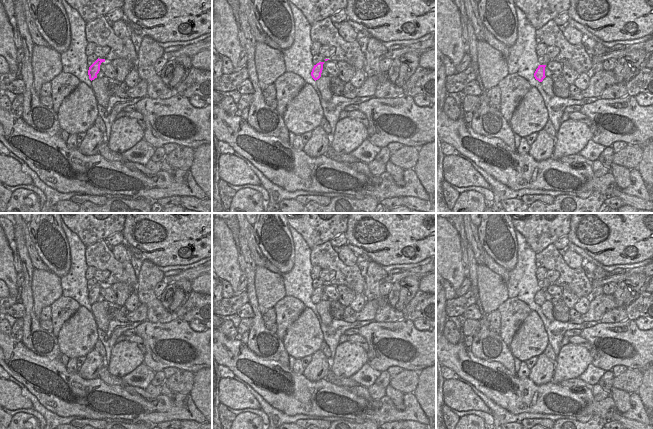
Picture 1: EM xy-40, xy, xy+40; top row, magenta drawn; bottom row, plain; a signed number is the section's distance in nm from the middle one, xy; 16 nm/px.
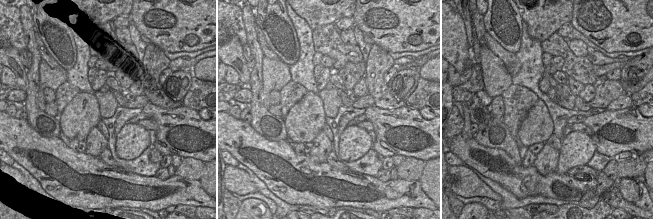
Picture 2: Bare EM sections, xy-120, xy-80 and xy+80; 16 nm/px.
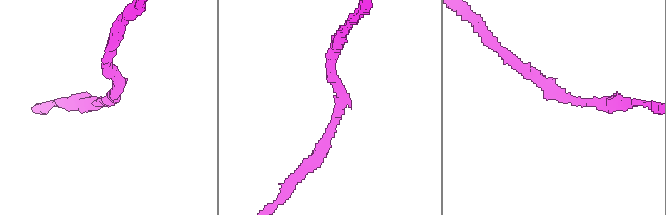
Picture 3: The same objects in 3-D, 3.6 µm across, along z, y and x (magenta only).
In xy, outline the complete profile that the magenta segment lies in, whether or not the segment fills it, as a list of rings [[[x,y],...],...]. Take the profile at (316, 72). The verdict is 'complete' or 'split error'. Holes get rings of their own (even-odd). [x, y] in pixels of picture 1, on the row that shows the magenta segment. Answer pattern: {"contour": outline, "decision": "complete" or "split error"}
{"contour": [[[319,62],[316,65],[314,65],[312,69],[311,76],[315,81],[321,77],[321,73],[323,70],[323,64],[324,62]]], "decision": "complete"}

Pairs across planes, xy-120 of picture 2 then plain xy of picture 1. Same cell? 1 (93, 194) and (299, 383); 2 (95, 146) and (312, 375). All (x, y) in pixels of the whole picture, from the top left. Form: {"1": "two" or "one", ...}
{"1": "one", "2": "one"}

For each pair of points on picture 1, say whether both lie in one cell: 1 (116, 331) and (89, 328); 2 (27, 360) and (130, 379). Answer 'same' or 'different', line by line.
1: different
2: different

